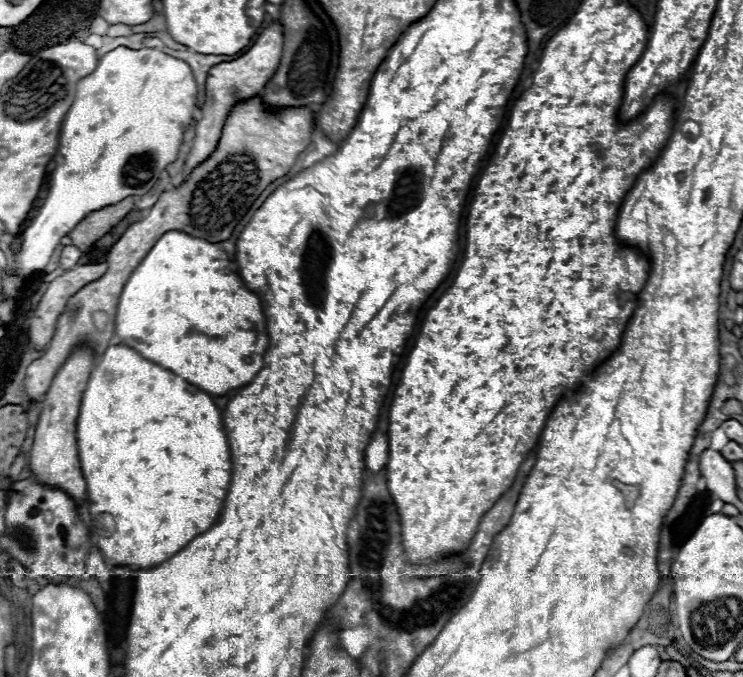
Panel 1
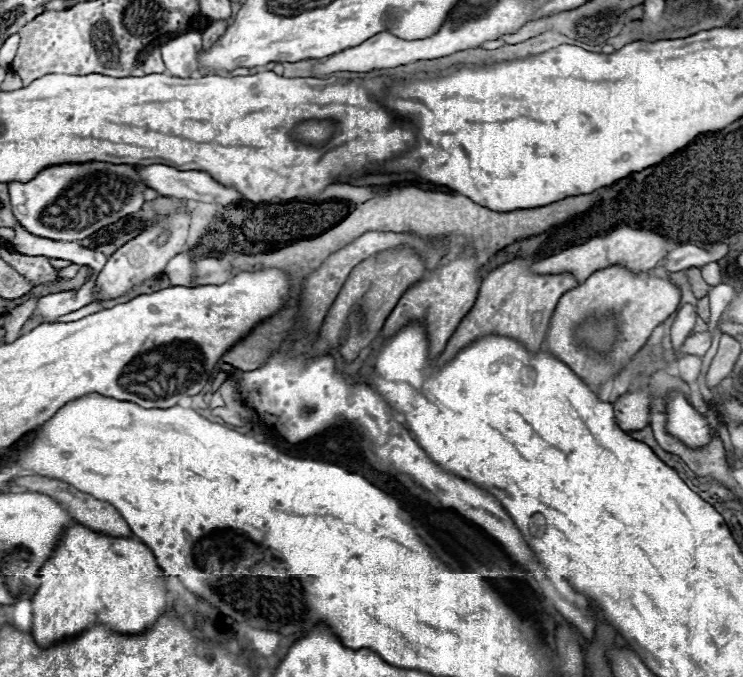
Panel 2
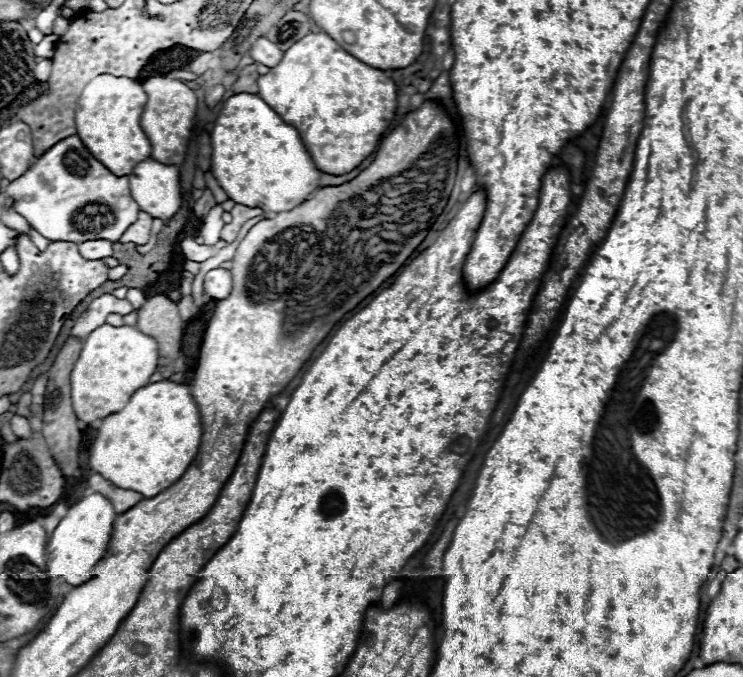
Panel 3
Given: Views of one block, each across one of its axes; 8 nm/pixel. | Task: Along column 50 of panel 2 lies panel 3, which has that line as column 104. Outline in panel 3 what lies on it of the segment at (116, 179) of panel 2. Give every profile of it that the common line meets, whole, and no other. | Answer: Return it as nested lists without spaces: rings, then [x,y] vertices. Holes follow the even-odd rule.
[[[76,134],[48,148],[22,178],[6,186],[6,194],[16,200],[16,212],[52,242],[66,240],[78,244],[92,238],[116,242],[136,222],[140,212],[130,196],[128,178],[114,176],[88,152]]]

